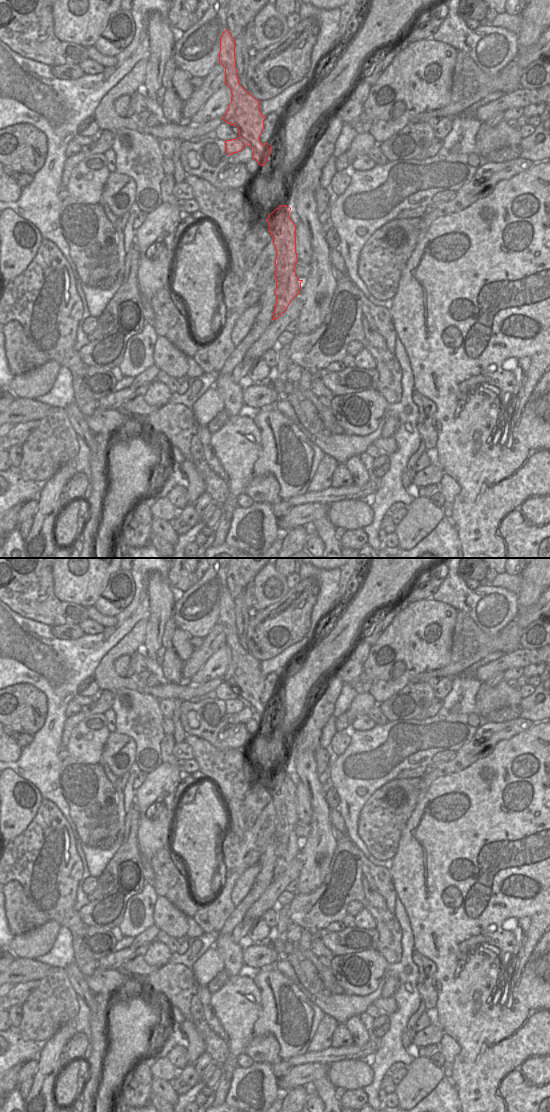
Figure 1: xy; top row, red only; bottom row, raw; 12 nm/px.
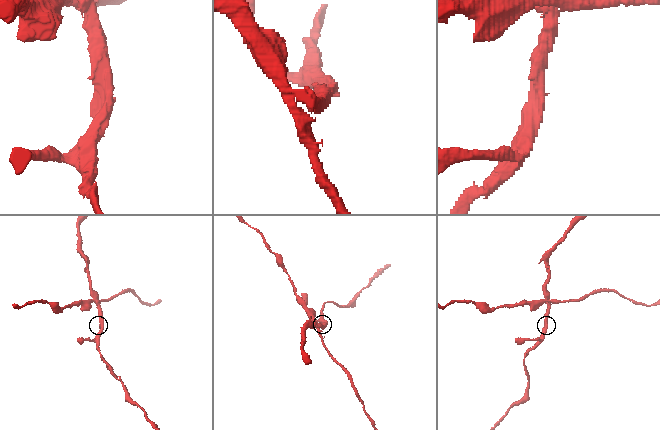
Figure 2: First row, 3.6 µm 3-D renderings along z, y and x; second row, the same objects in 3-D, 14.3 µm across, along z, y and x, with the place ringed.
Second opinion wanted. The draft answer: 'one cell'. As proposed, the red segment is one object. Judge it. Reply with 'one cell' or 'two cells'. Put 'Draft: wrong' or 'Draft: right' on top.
Draft: wrong
two cells

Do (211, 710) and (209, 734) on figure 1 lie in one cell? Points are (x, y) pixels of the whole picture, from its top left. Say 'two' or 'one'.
one

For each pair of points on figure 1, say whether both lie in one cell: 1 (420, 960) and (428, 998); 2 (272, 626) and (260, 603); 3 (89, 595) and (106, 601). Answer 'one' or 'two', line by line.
1: one
2: two
3: two

